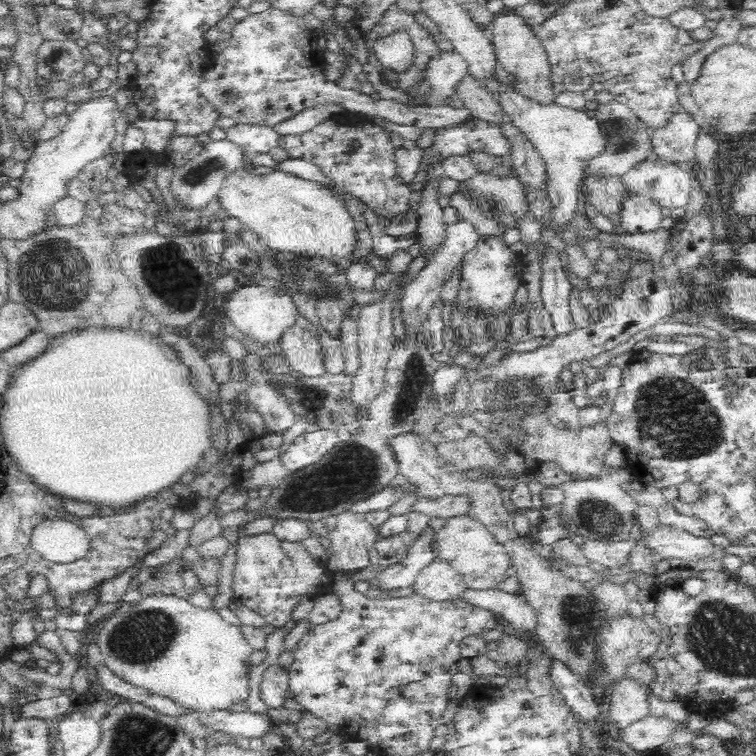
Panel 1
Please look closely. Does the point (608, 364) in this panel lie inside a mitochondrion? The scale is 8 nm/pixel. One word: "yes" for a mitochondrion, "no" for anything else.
no

